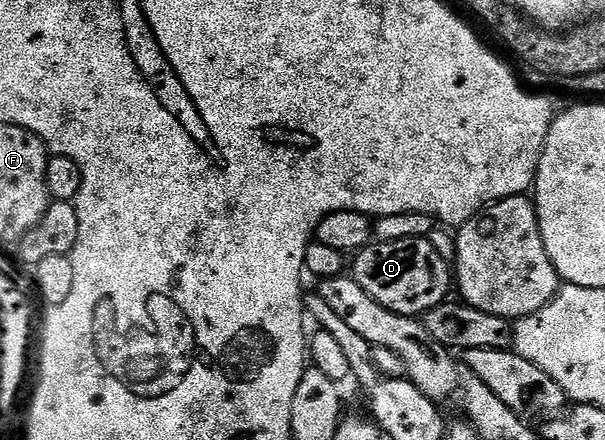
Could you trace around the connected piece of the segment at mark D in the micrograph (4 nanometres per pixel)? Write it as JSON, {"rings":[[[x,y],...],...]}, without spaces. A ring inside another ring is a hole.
{"rings":[[[423,236],[402,238],[398,242],[385,244],[379,242],[369,244],[367,248],[360,249],[358,262],[354,263],[350,275],[358,282],[358,286],[362,286],[362,290],[366,290],[366,294],[370,294],[370,298],[374,298],[374,302],[386,306],[386,310],[394,310],[394,314],[417,318],[423,317],[424,313],[434,306],[445,303],[449,299],[448,291],[453,291],[454,288],[454,272],[449,260],[442,258],[442,254],[438,254],[438,250],[434,250],[432,243]]]}

